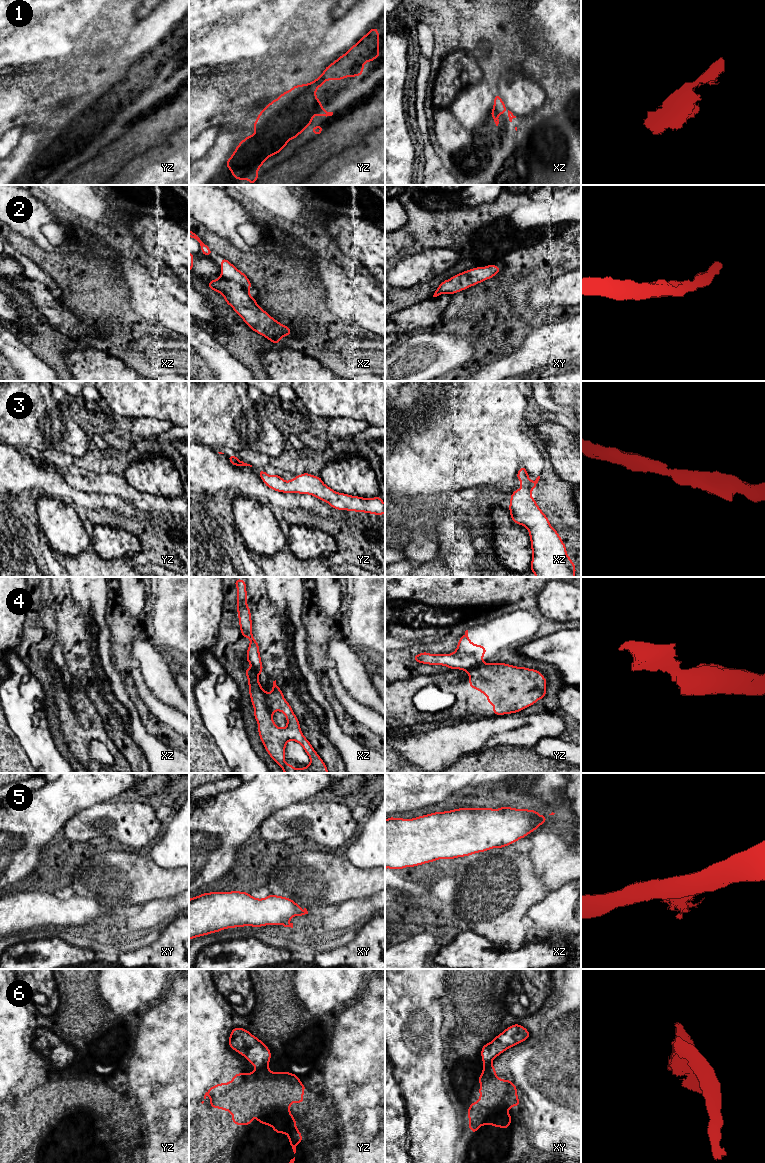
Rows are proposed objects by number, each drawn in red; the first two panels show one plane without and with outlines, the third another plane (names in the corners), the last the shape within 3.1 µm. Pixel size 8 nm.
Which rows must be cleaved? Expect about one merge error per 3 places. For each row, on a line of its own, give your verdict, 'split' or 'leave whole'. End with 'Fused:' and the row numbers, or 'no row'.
1: leave whole
2: leave whole
3: leave whole
4: split
5: split
6: split
Fused: 4, 5, 6

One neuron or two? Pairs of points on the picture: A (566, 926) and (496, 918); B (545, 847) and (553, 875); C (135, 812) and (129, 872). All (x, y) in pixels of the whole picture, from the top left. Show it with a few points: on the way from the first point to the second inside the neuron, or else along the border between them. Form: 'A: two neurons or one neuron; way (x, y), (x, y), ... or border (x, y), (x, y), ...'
A: two neurons; border (544, 898), (534, 903), (526, 914)
B: one neuron; way (551, 854), (553, 857), (553, 868)
C: two neurons; border (114, 844), (140, 852)

